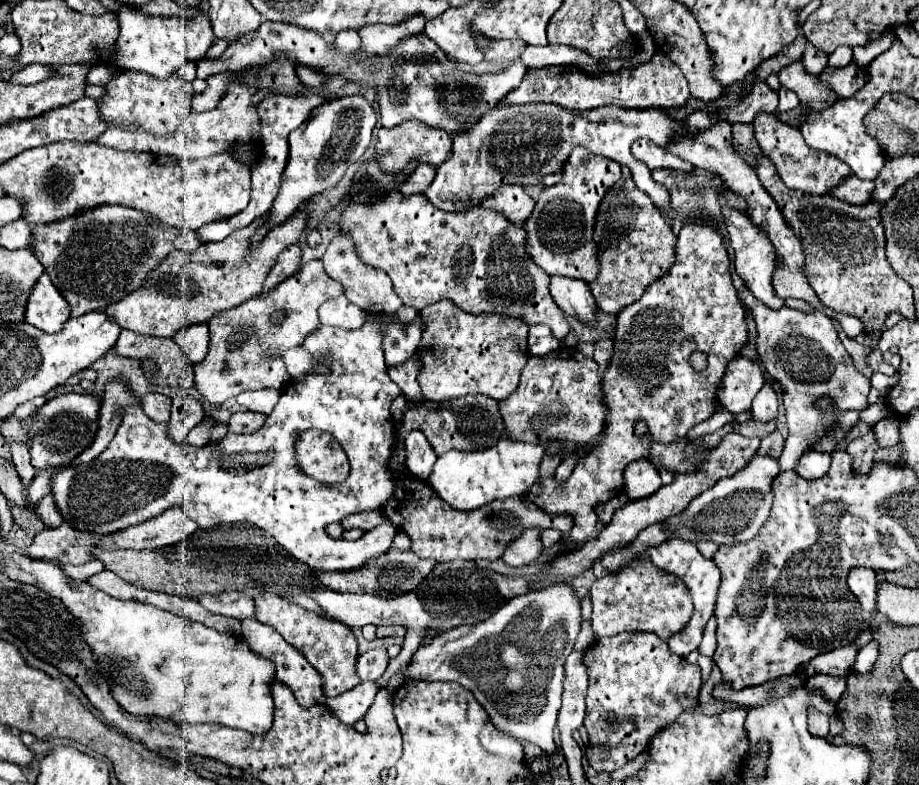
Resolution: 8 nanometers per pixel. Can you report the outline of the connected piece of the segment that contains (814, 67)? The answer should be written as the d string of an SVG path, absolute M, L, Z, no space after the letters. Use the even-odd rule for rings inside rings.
M810 43L810 60L801 60L807 73L819 75L827 65L827 55Z

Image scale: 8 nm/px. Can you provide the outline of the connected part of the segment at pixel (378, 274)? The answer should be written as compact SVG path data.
M339 233L333 239L333 243L327 247L321 261L325 265L327 275L343 285L343 295L363 311L367 313L393 313L403 305L401 299L393 293L389 275L385 275L383 271L379 271L375 267L361 265L359 257L357 257L357 253L353 249L353 241L349 241L349 237L345 237L343 233Z

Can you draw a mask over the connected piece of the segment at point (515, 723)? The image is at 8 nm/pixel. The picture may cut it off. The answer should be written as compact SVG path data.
M551 585L507 601L503 609L477 625L461 625L421 645L407 667L383 689L393 693L405 683L457 681L469 689L489 713L497 729L513 733L521 743L533 743L551 753L553 731L561 707L561 677L565 657L573 651L581 627L581 607L571 585Z

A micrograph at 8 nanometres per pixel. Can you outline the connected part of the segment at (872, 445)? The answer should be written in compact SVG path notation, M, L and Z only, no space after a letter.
M869 431L861 439L855 439L847 445L847 453L853 459L853 473L855 475L865 475L871 471L869 467L873 467L875 449L877 449L877 441L875 441L873 431Z

